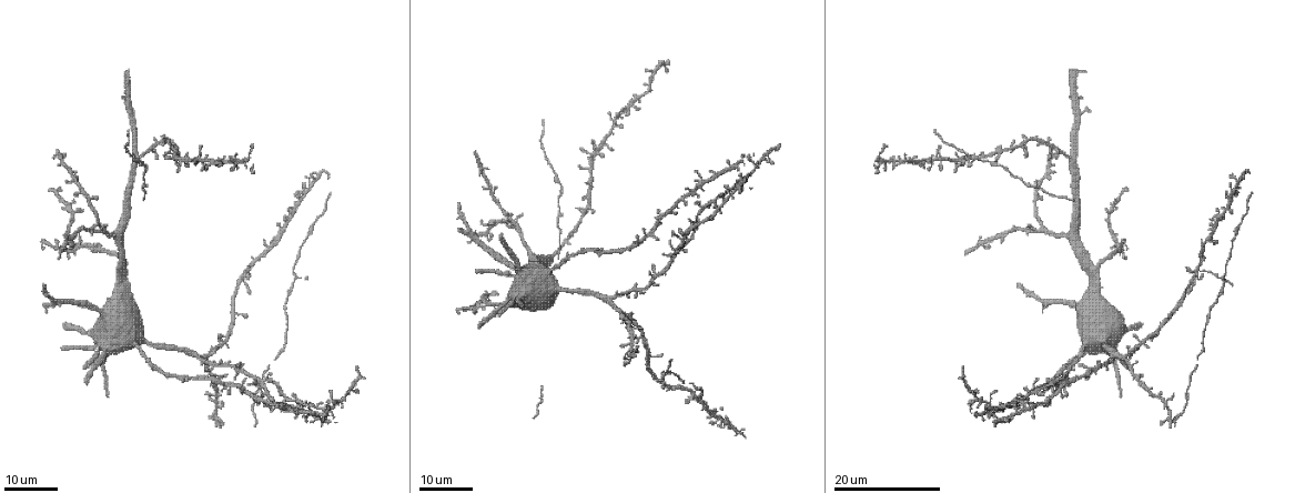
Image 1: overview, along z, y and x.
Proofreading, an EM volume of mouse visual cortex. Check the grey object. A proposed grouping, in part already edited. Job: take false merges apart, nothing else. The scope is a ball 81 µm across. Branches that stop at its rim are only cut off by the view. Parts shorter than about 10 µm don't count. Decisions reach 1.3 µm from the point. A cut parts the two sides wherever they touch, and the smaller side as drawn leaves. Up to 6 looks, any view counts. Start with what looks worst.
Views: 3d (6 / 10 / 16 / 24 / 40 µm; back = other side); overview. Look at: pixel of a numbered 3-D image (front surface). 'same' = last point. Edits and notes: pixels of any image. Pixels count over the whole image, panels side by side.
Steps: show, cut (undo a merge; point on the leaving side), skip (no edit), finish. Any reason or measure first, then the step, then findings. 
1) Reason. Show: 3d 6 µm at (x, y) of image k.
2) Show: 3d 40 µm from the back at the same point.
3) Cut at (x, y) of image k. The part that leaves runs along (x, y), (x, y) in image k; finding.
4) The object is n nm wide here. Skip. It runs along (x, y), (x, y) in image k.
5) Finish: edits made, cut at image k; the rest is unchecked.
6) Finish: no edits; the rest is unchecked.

Show: 3d 24 µm at (1077, 196) of image 1.

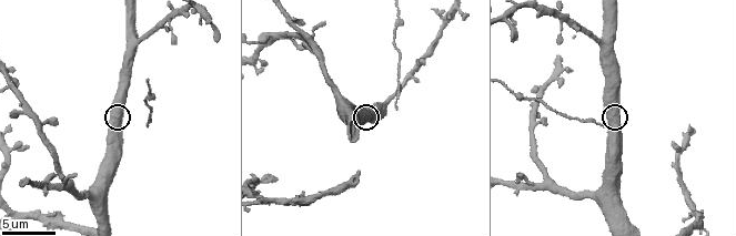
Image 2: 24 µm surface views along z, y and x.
Show: 3d 10 µm at (613, 117) of image 2.

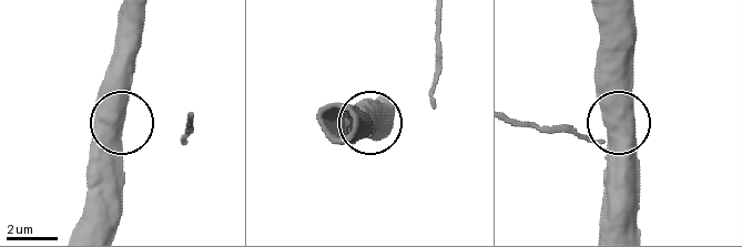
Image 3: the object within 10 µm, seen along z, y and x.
Skip. Continuous, no second neuron.

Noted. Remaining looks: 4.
Show: 3d 10 µm at (135, 41) of image 2.

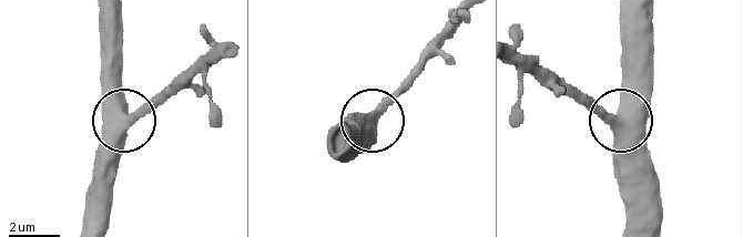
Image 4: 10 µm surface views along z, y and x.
The object is 500 nm wide here. Skip. All the same neuron.

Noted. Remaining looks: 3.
Three arms meet. Show: 3d 6 µm at (62, 176) of image 2.

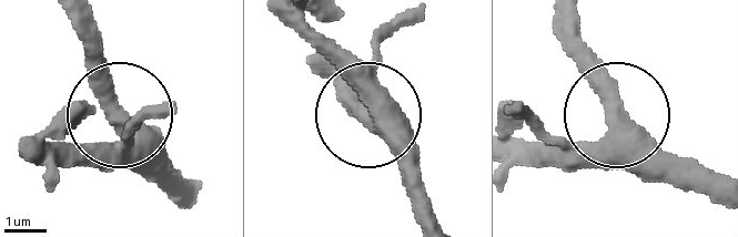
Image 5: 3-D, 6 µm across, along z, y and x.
Skip. It runs along (193, 185), (122, 122), (119, 143), (59, 164) in image 5; continuous, no second neuron.

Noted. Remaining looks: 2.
Finish: no edits; the rest is unchecked.

